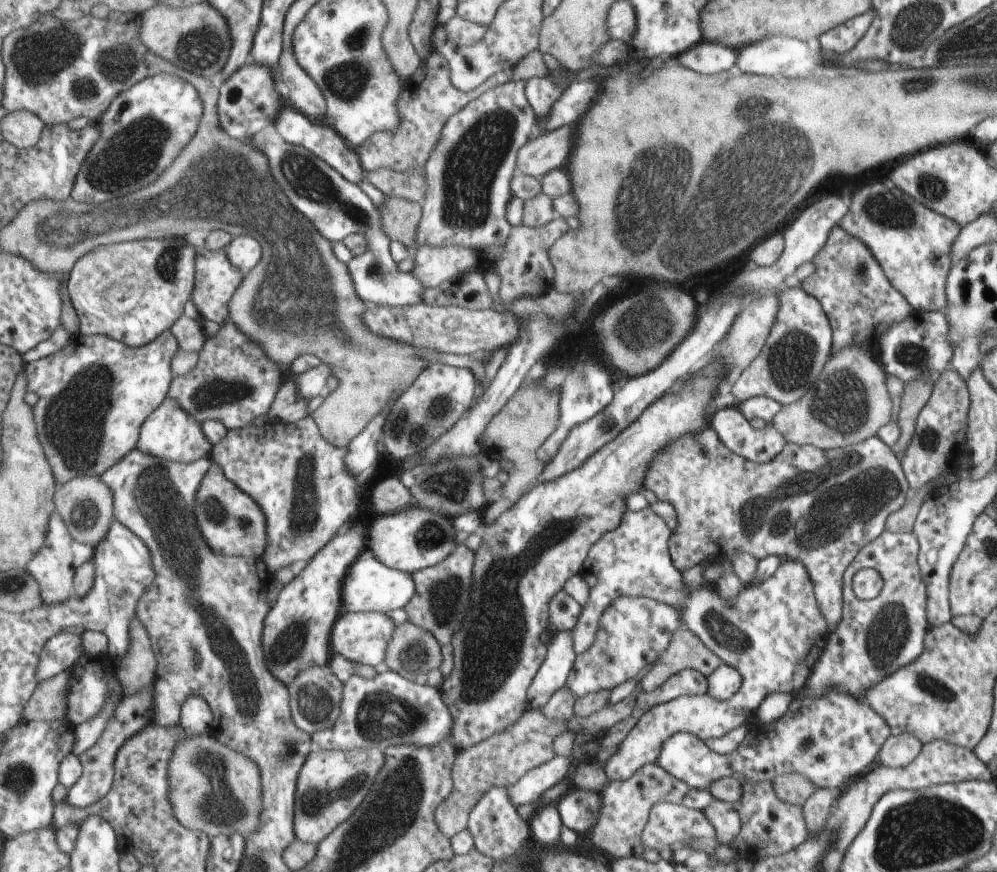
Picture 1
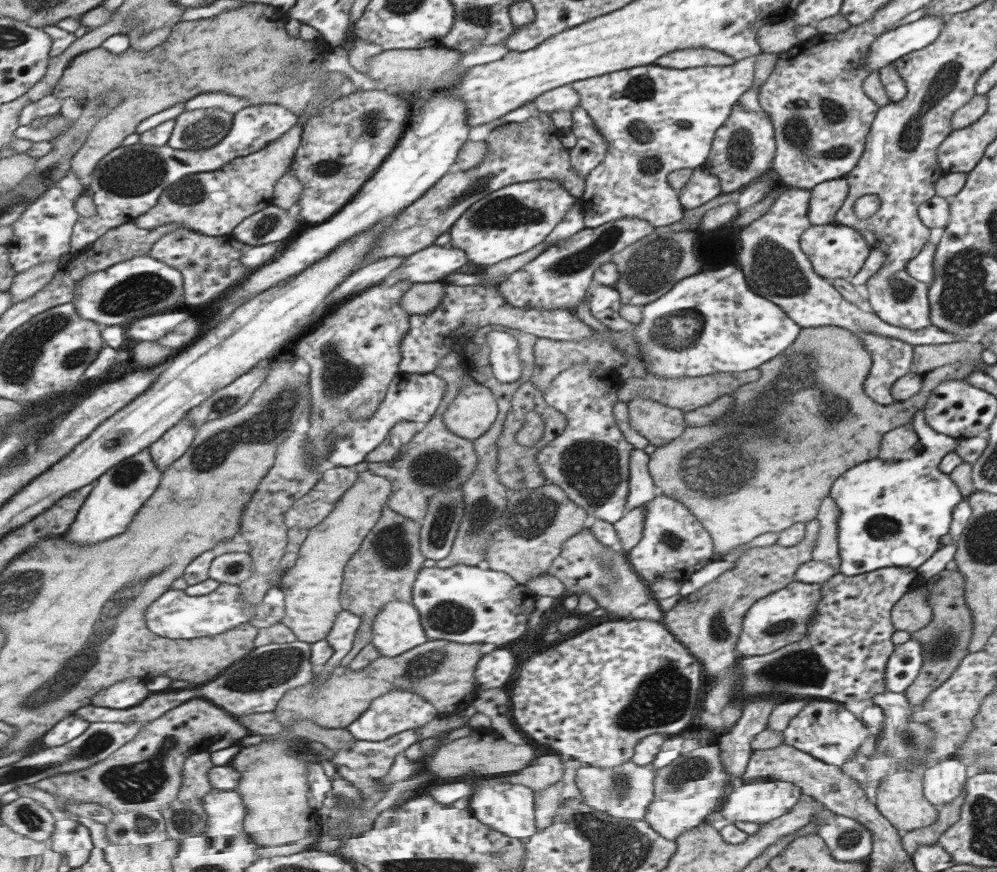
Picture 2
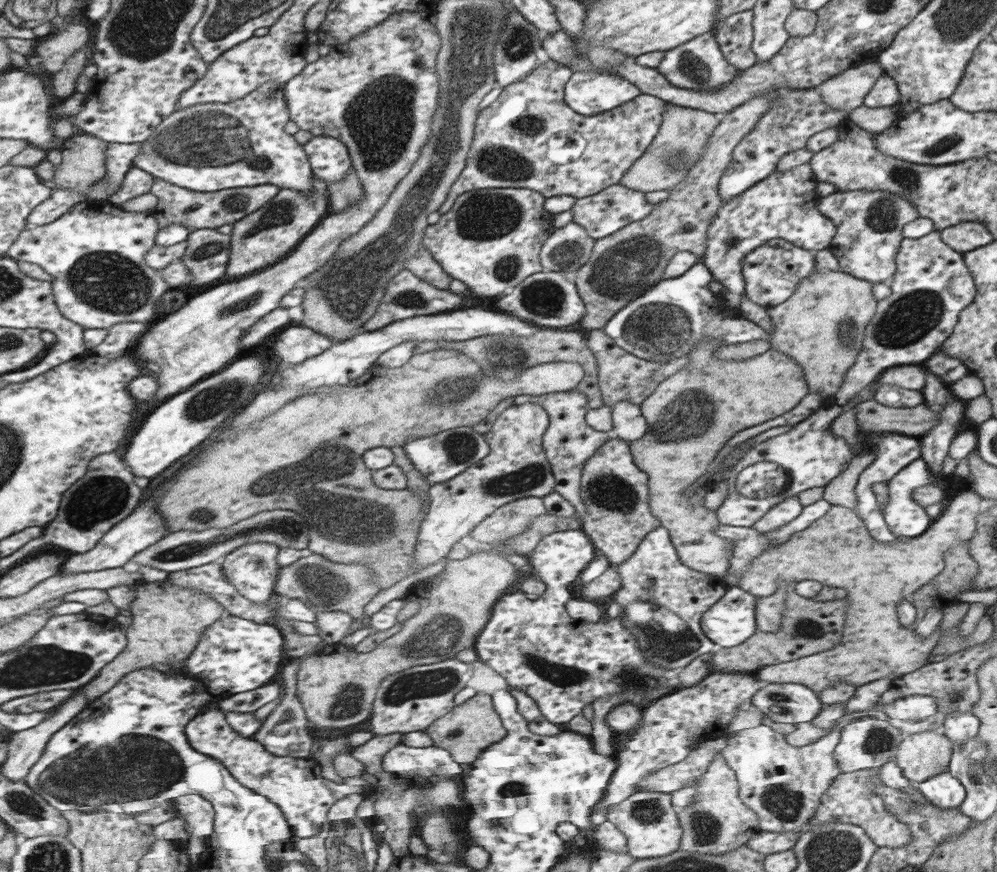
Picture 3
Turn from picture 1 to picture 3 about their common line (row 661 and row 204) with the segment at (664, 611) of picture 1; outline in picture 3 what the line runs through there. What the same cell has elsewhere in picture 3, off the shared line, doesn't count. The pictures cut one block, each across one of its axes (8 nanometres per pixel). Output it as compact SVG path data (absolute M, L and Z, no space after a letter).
M615 184L615 186L605 188L603 192L595 194L595 196L577 200L577 204L571 208L571 212L575 216L573 222L579 224L579 226L583 226L593 240L605 238L605 236L609 236L609 234L625 228L627 224L643 220L647 214L651 214L651 210L653 210L653 204L647 202L645 192L631 190L631 188L623 186L623 184Z

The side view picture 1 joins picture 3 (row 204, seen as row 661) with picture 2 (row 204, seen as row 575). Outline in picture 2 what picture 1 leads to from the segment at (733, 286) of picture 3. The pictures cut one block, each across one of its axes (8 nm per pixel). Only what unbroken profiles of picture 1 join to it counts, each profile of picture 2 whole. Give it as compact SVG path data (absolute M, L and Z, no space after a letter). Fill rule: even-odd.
M759 52L757 56L749 56L747 60L739 60L737 64L721 68L703 66L675 70L653 64L569 84L579 92L581 108L607 140L607 154L603 162L585 176L583 196L579 198L585 228L599 228L627 218L643 220L653 228L665 228L667 224L681 220L683 206L679 202L679 194L667 184L667 176L677 170L695 170L707 162L715 132L727 122L739 98L751 88L753 72L763 56L765 54ZM787 188L777 198L771 210L745 226L741 230L741 254L737 258L739 270L745 276L745 284L749 290L761 298L767 298L769 302L775 302L779 308L785 310L785 314L797 322L803 328L825 328L825 326L837 326L845 330L869 330L875 334L891 336L897 340L903 340L911 346L925 346L925 344L953 344L959 340L973 340L969 334L957 334L947 332L937 326L929 326L917 332L895 328L891 324L885 324L877 314L861 312L855 304L847 302L827 278L819 276L813 270L811 260L799 246L801 234L811 228L811 222L807 218L811 200L811 190L799 190L799 188Z

